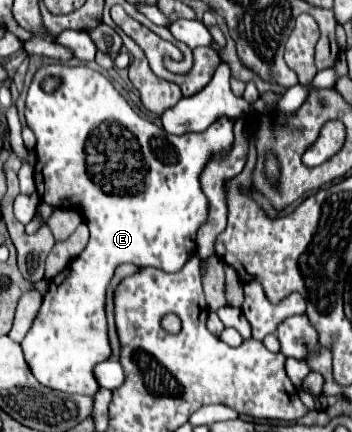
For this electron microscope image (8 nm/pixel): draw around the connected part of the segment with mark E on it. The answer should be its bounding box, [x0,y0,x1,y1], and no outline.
[22,64,234,396]

